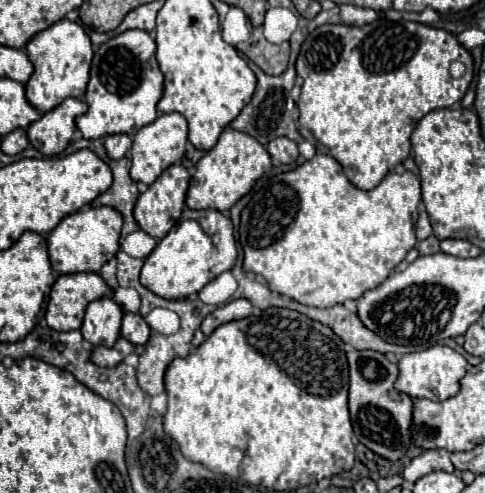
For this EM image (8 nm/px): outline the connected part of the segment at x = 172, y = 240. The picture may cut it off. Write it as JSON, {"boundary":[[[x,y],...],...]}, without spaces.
{"boundary":[[[185,208],[171,232],[159,240],[157,248],[145,258],[141,270],[141,284],[165,300],[181,300],[197,294],[217,274],[231,270],[237,260],[237,244],[233,224],[217,210]]]}

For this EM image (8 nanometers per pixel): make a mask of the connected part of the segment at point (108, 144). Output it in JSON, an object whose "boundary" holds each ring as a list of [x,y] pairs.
{"boundary":[[[113,134],[113,136],[105,138],[105,150],[107,150],[109,158],[113,158],[113,160],[127,156],[129,148],[131,148],[131,138],[127,134]]]}

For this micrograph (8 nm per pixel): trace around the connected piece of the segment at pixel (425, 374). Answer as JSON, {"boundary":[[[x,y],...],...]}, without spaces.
{"boundary":[[[439,344],[431,346],[427,350],[421,350],[421,352],[405,354],[399,360],[399,378],[397,378],[395,386],[397,386],[397,390],[409,394],[411,398],[431,396],[431,398],[445,400],[445,398],[451,398],[453,394],[457,394],[459,382],[465,376],[465,364],[467,364],[467,360],[459,352],[455,352],[449,346],[439,346]]]}

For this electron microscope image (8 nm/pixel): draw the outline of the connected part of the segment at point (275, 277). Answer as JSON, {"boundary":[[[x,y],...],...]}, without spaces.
{"boundary":[[[315,154],[303,166],[275,178],[261,178],[253,186],[251,200],[241,212],[239,228],[239,242],[245,252],[243,270],[261,274],[271,290],[305,306],[329,308],[351,298],[361,298],[365,290],[373,290],[385,282],[417,244],[413,216],[419,202],[421,182],[409,170],[403,174],[389,172],[377,188],[359,190],[349,182],[333,156]]]}

